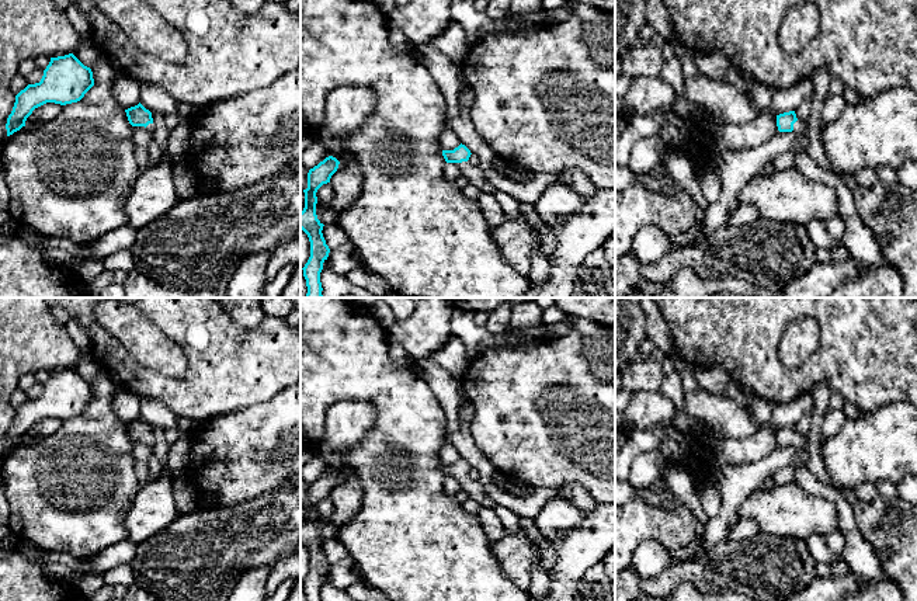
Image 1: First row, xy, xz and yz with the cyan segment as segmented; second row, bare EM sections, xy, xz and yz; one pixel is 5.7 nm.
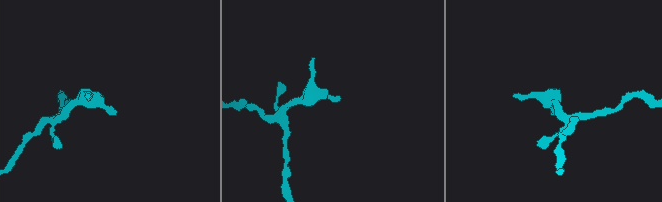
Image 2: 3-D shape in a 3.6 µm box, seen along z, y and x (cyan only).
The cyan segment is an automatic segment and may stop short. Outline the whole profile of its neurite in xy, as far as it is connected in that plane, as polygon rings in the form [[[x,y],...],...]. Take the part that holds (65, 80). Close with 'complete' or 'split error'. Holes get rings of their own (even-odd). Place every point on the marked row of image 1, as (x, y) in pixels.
[[[73,53],[51,58],[39,83],[28,84],[15,95],[7,118],[7,136],[25,126],[32,111],[46,103],[60,105],[80,101],[94,86],[93,72]]] | complete

